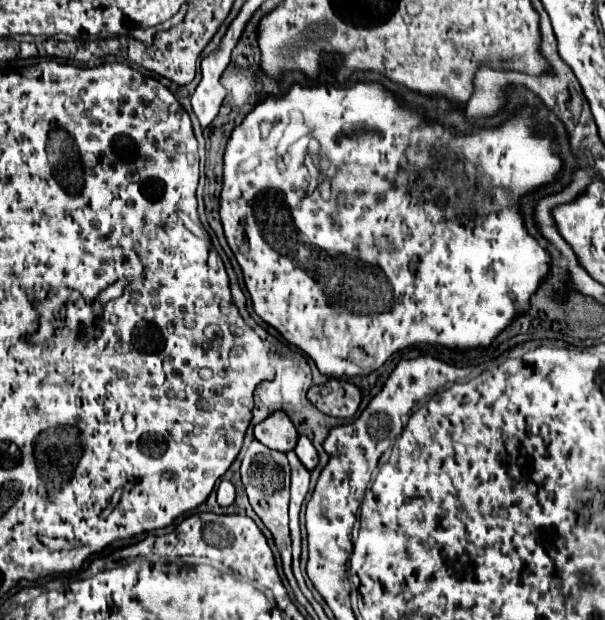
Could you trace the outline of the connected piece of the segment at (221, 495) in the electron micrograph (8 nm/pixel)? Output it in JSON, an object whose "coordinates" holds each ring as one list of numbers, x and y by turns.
{"coordinates":[[222,480,218,486,218,504,220,506,230,506,234,502,234,486,228,480]]}

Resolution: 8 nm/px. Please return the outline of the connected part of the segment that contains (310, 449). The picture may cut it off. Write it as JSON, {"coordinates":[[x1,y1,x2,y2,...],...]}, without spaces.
{"coordinates":[[300,436,300,438,298,438,298,444,296,444,294,452,296,452,296,456,300,458,300,462,302,462,308,470,312,470,312,468,318,464,318,452,316,452,316,448,312,446,312,442,310,442,306,436]]}

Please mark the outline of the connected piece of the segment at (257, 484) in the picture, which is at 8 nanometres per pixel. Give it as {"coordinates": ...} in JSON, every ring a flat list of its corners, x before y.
{"coordinates":[[254,440,250,444,250,448,244,454,242,460,242,484,246,488,248,500,254,508,254,512,260,516,260,520,264,522,264,526,272,532,276,548,280,550,282,556,282,566,284,566,284,574,296,594,298,602,306,602,306,598,302,596,294,574,292,574,292,544,290,544,290,530,288,530,288,500,290,500,290,466,286,460,286,454,276,452,266,448,264,444,260,444,258,440]]}

